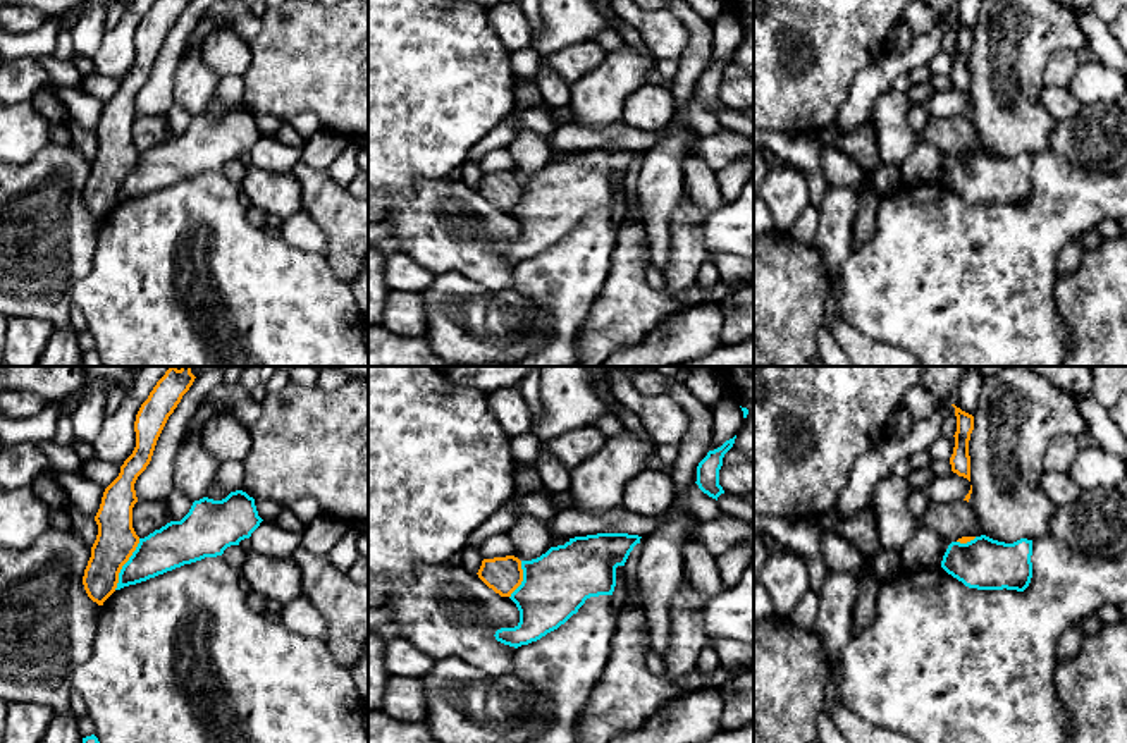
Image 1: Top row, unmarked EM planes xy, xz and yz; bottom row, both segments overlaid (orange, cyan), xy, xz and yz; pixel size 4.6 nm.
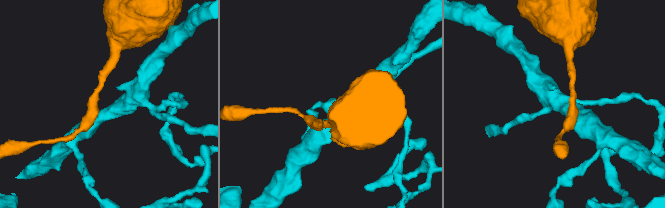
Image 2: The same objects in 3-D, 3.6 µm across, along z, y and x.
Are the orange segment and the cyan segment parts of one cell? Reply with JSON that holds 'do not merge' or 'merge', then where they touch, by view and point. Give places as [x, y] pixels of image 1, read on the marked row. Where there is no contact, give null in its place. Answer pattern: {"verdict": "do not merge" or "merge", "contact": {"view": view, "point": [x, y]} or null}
{"verdict": "do not merge", "contact": {"view": "xy", "point": [124, 563]}}

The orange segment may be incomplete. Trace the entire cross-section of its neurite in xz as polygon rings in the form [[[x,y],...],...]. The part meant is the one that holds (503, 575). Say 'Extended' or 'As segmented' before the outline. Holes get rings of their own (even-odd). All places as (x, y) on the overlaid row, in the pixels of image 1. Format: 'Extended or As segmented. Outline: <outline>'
As segmented. Outline: [[[514,556],[483,559],[477,574],[501,597],[511,597],[523,581],[521,561]]]

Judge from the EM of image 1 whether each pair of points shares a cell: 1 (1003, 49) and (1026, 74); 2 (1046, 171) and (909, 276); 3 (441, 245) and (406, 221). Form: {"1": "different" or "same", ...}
{"1": "same", "2": "same", "3": "same"}

